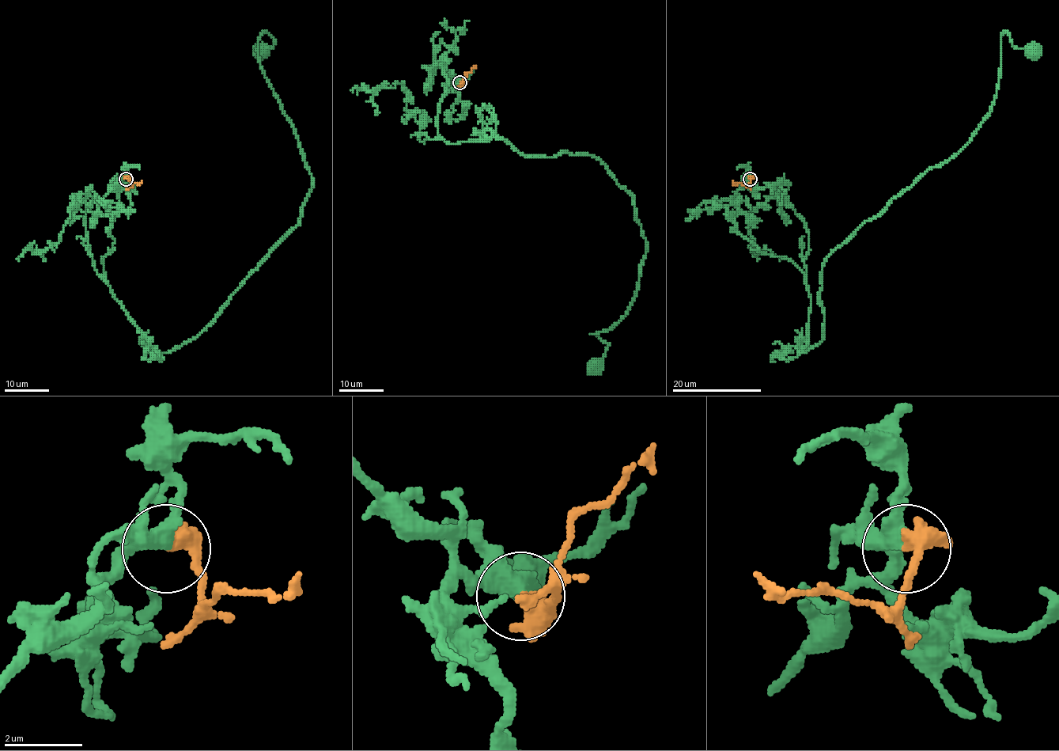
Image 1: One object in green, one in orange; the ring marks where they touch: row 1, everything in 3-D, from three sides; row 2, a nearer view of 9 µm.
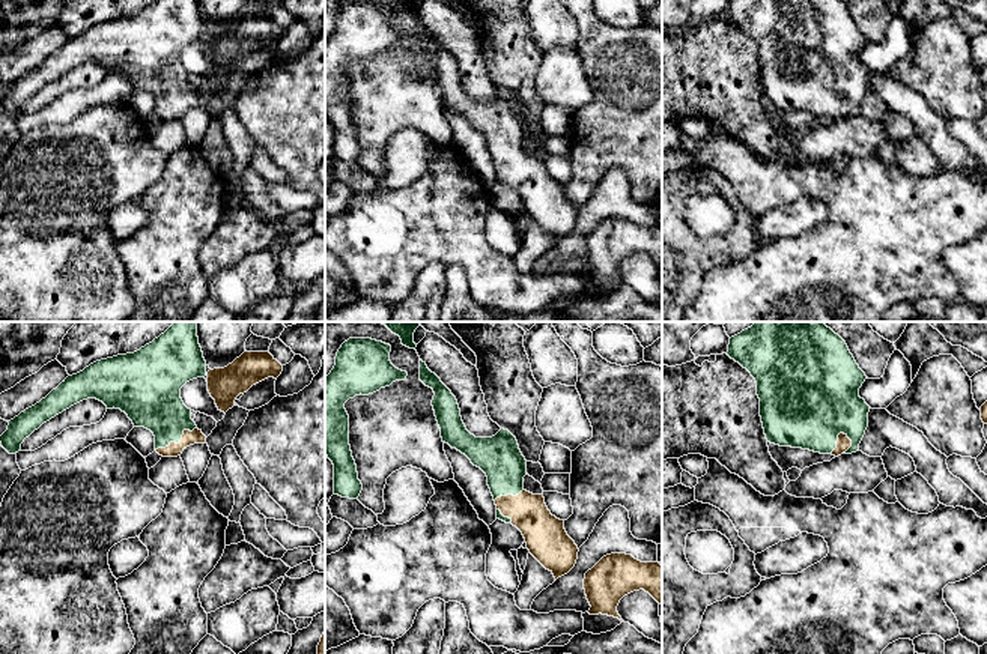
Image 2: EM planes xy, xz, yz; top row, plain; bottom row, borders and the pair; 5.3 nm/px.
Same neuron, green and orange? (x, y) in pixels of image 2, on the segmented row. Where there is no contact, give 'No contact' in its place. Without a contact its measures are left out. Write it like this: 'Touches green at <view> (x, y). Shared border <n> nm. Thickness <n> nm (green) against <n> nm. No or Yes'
Touches green at xy (178, 442). Shared border 260 nm. Thickness 280 nm (green) against 80 nm. Yes

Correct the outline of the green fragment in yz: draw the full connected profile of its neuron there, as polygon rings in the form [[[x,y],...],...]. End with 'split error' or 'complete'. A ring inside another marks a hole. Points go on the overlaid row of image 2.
[[[754,322],[730,338],[727,355],[757,382],[767,442],[820,454],[852,454],[868,427],[870,406],[859,397],[867,376],[846,341],[823,322]]] | split error

